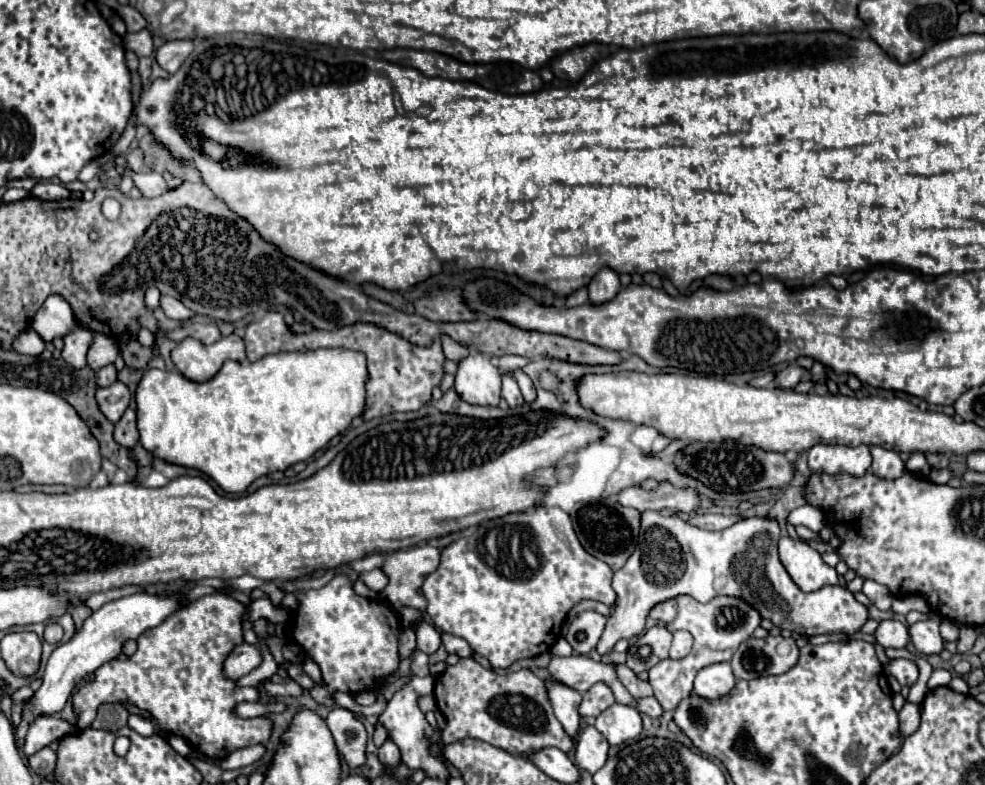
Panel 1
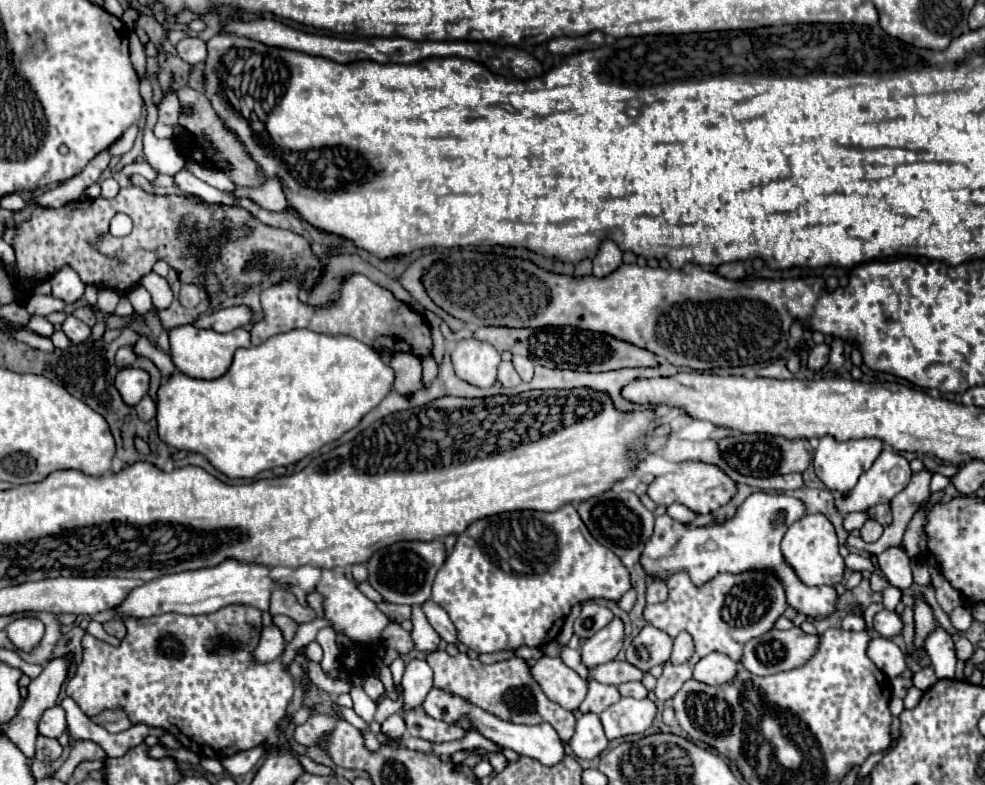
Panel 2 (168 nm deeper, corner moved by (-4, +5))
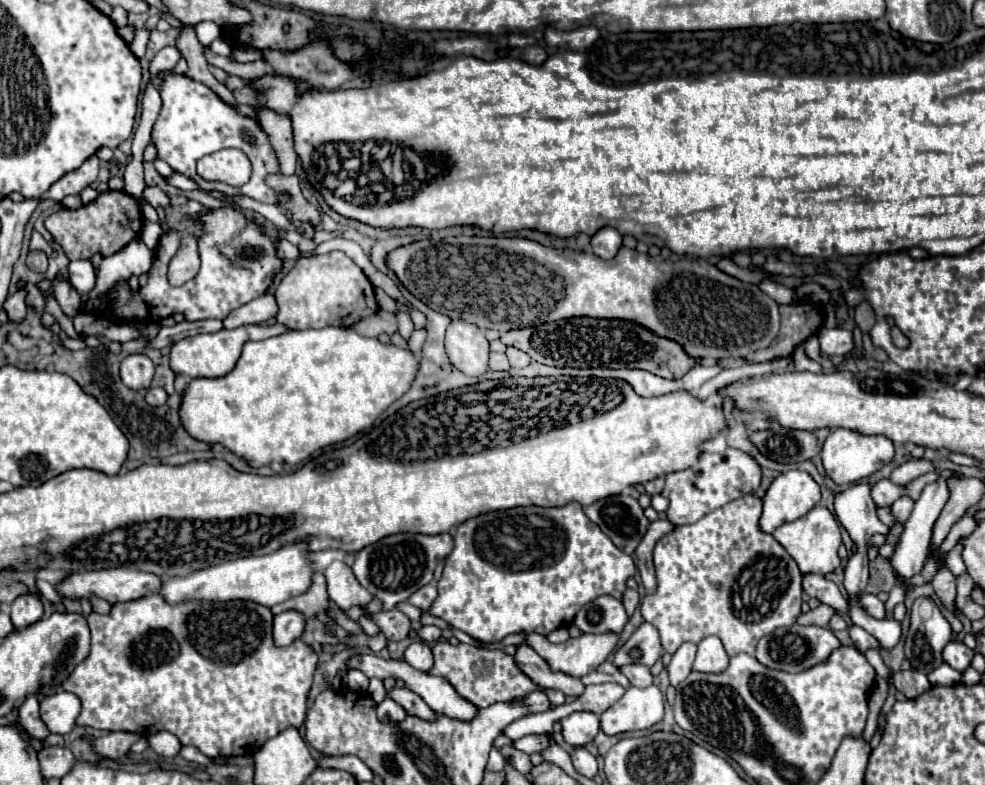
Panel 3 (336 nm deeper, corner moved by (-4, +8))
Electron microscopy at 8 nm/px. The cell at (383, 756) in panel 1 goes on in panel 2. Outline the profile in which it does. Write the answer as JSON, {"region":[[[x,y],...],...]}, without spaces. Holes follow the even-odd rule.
{"region":[[[393,714],[393,716],[389,716],[389,718],[381,724],[381,730],[383,730],[387,736],[395,738],[395,740],[401,738],[403,732],[405,732],[405,722],[403,722],[401,714]]]}

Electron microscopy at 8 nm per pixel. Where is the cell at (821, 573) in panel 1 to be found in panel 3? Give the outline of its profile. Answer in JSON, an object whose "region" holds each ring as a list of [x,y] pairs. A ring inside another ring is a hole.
{"region":[[[815,505],[807,515],[799,517],[797,521],[791,521],[791,523],[783,523],[775,533],[773,537],[785,547],[785,551],[797,561],[799,565],[799,571],[803,575],[809,575],[809,573],[817,573],[817,575],[827,575],[827,573],[833,573],[839,565],[841,565],[841,559],[837,555],[837,549],[841,545],[841,531],[839,531],[839,523],[835,519],[835,515],[827,509],[827,507],[821,507],[821,505]]]}

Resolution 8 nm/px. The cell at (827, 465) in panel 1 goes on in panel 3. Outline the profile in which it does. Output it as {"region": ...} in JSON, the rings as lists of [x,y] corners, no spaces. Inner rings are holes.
{"region":[[[835,429],[829,433],[829,437],[823,443],[821,459],[827,477],[837,485],[851,485],[861,479],[867,479],[877,469],[881,469],[885,463],[893,459],[893,441],[883,435],[859,435],[849,429]]]}

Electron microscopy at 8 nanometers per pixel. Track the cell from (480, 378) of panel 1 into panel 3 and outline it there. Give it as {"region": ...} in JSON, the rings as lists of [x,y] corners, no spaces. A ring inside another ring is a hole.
{"region":[[[453,321],[447,327],[445,349],[449,361],[465,375],[479,377],[489,369],[489,341],[471,323]]]}

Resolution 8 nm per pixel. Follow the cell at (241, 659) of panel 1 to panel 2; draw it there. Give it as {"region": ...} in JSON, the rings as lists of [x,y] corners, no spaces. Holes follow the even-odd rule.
{"region":[[[277,626],[263,628],[259,646],[255,648],[255,660],[257,662],[271,662],[279,658],[285,652],[285,638],[283,632]]]}

